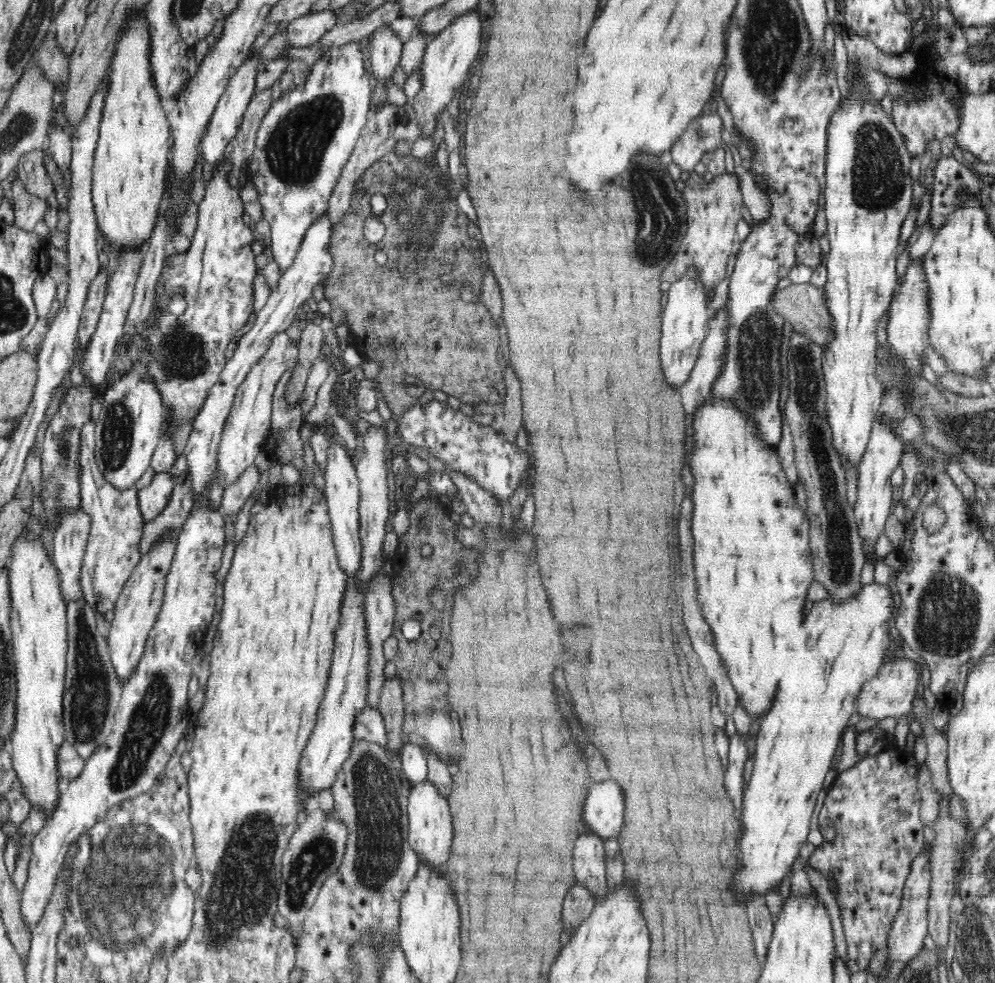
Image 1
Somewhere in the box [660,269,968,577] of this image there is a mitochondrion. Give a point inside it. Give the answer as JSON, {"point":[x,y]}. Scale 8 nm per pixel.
{"point":[756,369]}

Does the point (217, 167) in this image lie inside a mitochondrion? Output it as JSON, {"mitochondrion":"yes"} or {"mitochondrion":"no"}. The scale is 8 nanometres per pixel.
{"mitochondrion":"no"}

